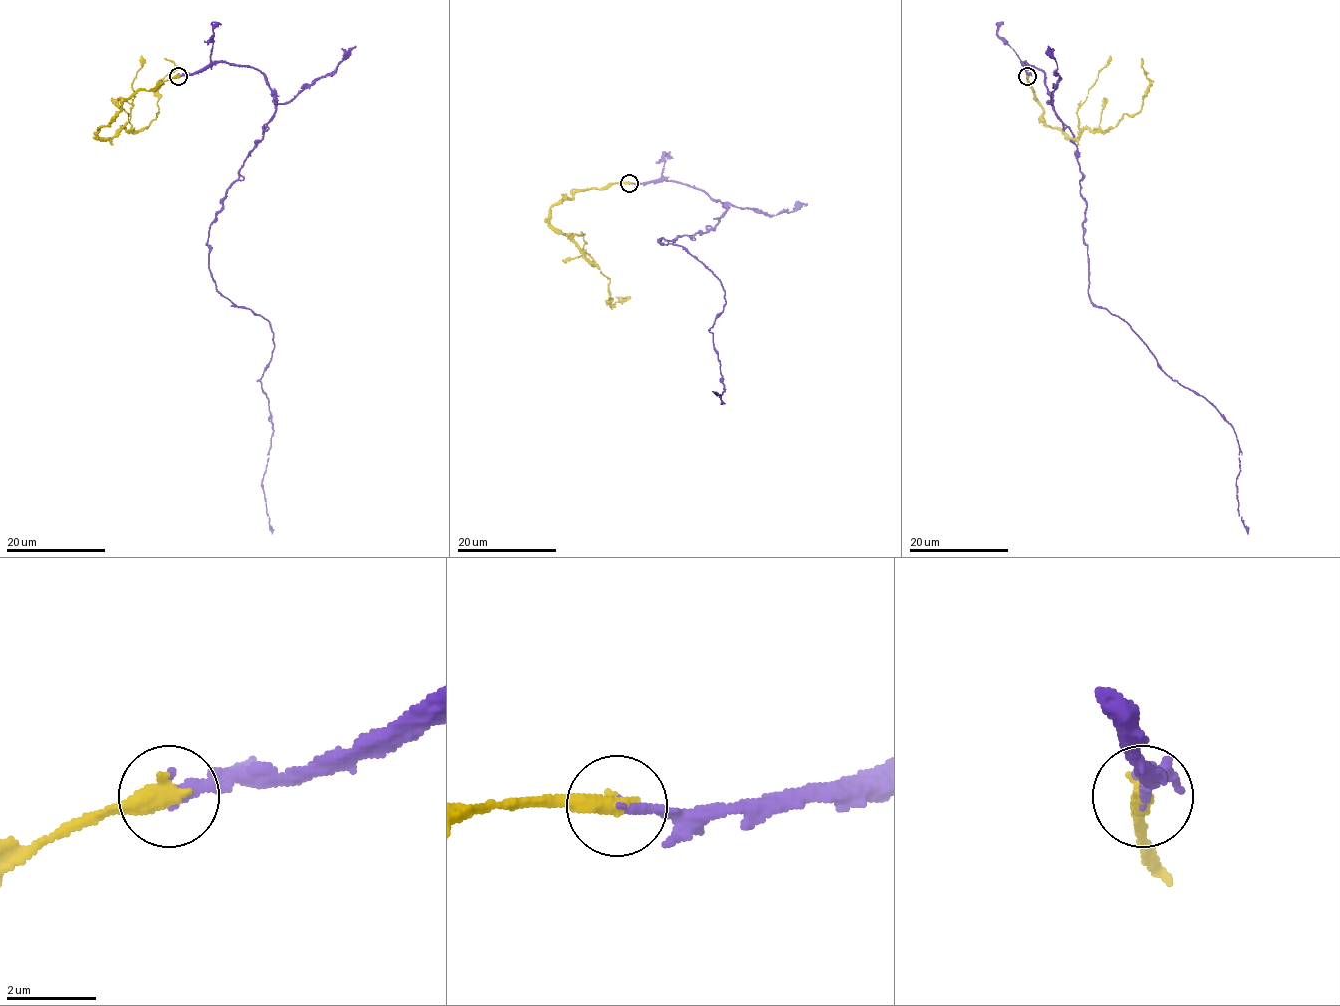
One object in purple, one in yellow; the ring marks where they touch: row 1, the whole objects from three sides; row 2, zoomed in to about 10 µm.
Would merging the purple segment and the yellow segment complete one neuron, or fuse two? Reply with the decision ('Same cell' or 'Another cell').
Same cell

